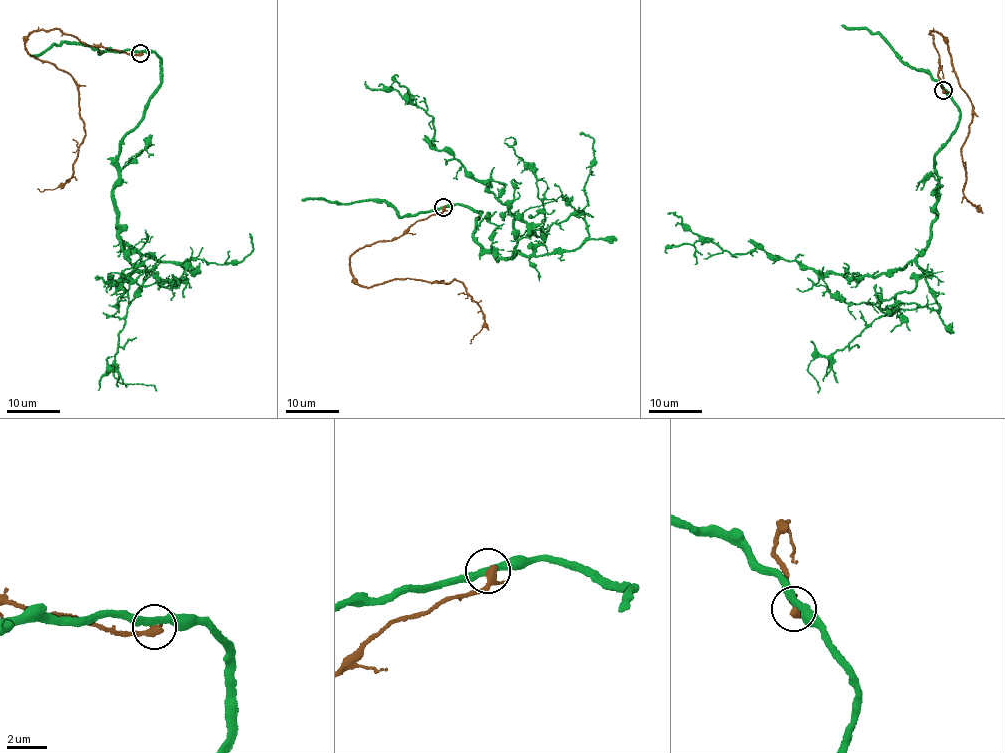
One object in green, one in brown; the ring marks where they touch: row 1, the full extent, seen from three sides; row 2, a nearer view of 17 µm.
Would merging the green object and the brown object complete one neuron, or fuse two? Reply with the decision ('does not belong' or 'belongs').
does not belong

